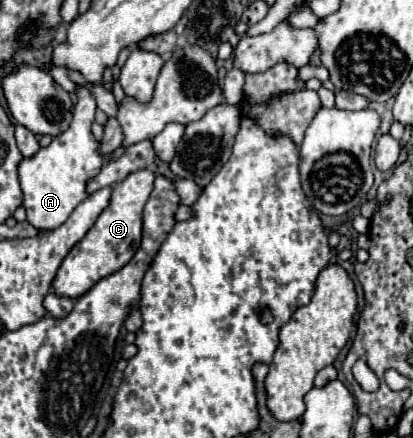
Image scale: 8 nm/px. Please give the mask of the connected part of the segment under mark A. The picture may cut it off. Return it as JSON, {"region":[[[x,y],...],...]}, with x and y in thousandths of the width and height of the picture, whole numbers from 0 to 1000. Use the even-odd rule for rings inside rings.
{"region":[[[186,192],[186,224],[191,233],[182,242],[172,288],[153,306],[133,311],[119,333],[94,338],[94,347],[75,361],[56,361],[41,379],[65,502],[94,525],[133,525],[148,516],[182,470],[211,452],[206,416],[249,379],[249,361],[235,347],[235,320],[220,301],[235,237],[206,192]]]}

